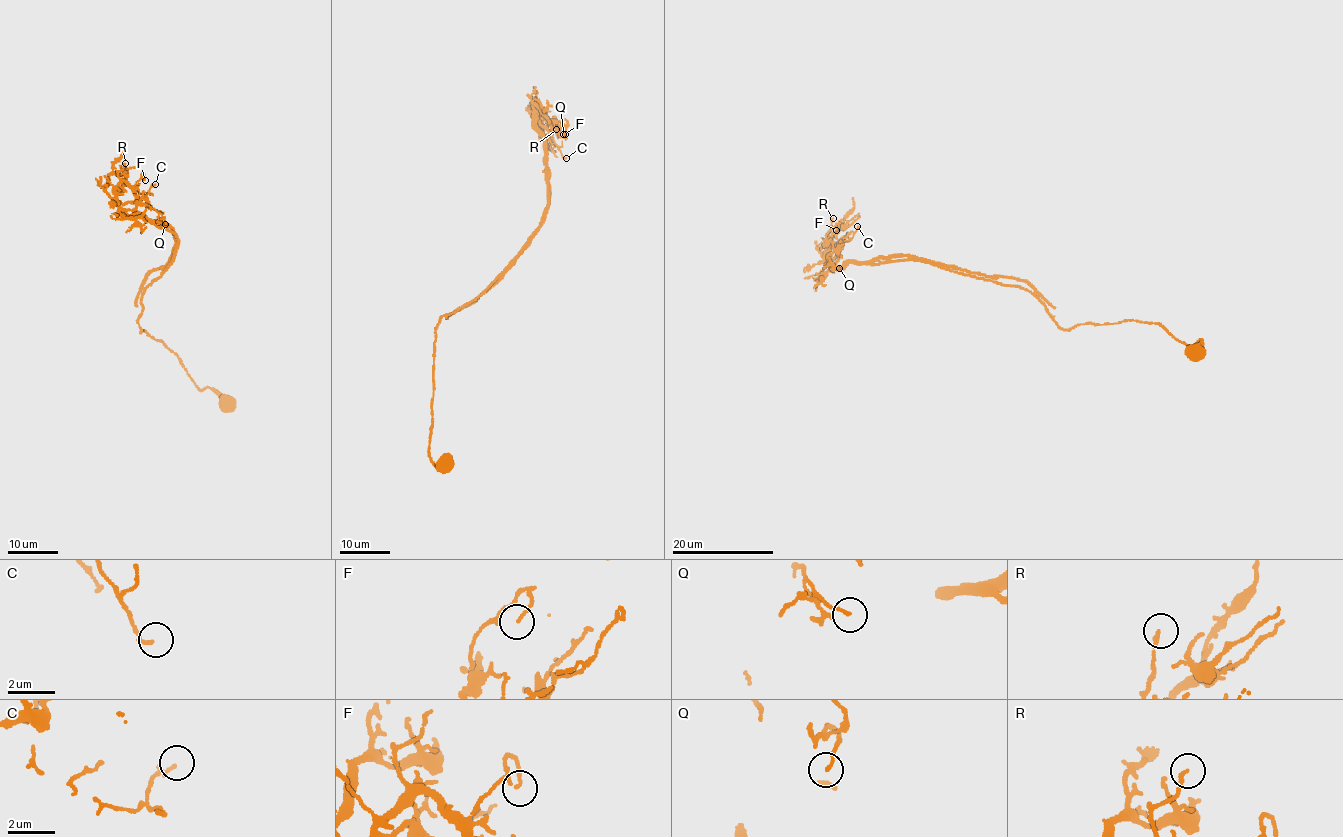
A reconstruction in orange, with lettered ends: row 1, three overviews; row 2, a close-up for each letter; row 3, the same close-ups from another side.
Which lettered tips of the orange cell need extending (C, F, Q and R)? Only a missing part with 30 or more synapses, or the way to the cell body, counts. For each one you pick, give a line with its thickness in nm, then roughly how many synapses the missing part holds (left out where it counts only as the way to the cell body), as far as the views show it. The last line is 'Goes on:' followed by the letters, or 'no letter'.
Goes on: no letter

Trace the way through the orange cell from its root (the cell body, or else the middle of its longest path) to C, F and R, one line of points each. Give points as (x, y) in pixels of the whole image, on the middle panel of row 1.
C: (447, 462), (438, 469), (428, 456), (436, 326), (481, 294), (540, 225), (548, 167), (535, 112), (566, 158)
F: (447, 462), (428, 456), (436, 326), (540, 225), (548, 167), (534, 111), (565, 134)
R: (447, 462), (438, 469), (428, 456), (436, 326), (481, 294), (539, 229), (548, 167), (534, 111), (556, 129)

